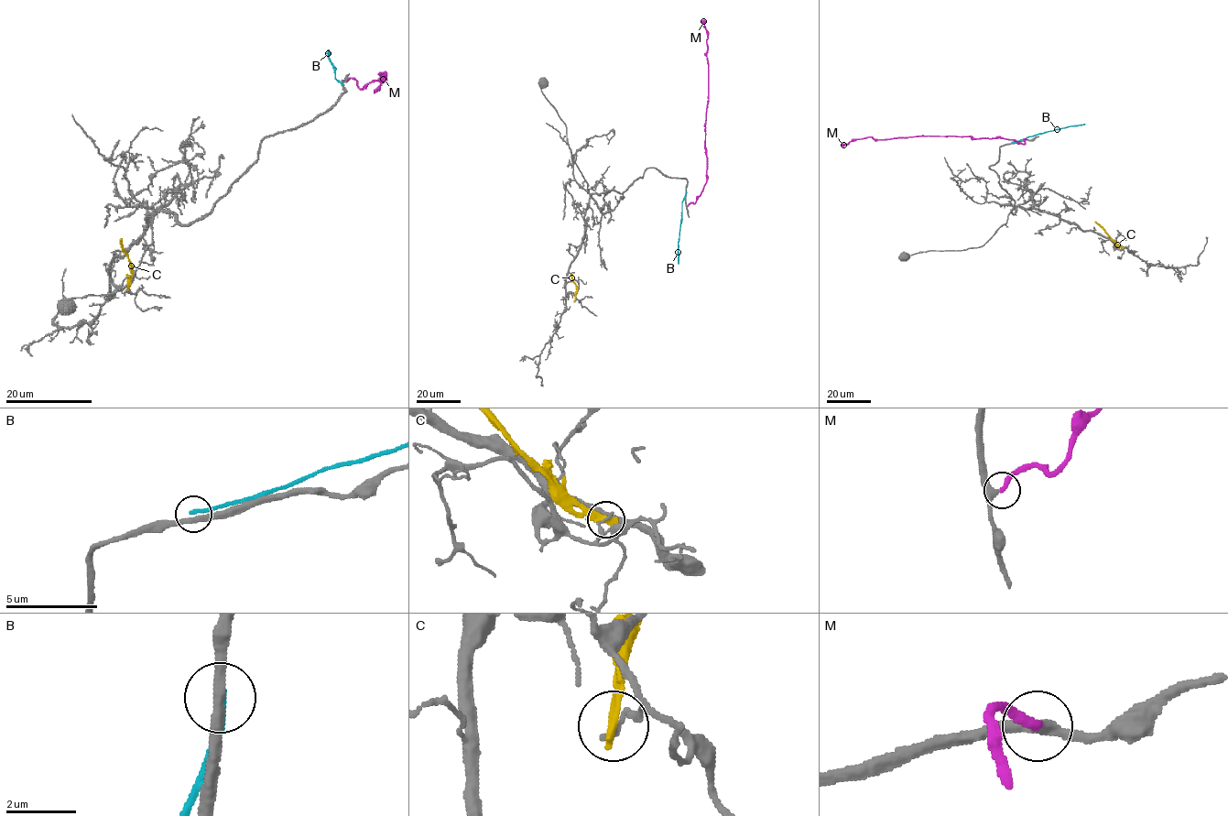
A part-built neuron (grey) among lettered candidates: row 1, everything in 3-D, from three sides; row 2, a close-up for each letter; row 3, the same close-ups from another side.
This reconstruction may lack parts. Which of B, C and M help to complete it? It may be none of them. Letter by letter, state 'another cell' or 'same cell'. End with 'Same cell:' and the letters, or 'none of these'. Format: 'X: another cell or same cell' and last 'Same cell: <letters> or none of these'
B: another cell
C: another cell
M: same cell
Same cell: M

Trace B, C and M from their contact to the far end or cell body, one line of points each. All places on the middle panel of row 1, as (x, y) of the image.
B: (686, 190), (681, 202), (679, 264)
C: (574, 300), (577, 288), (571, 273)
M: (688, 205), (696, 201), (707, 179), (707, 31), (701, 20)

